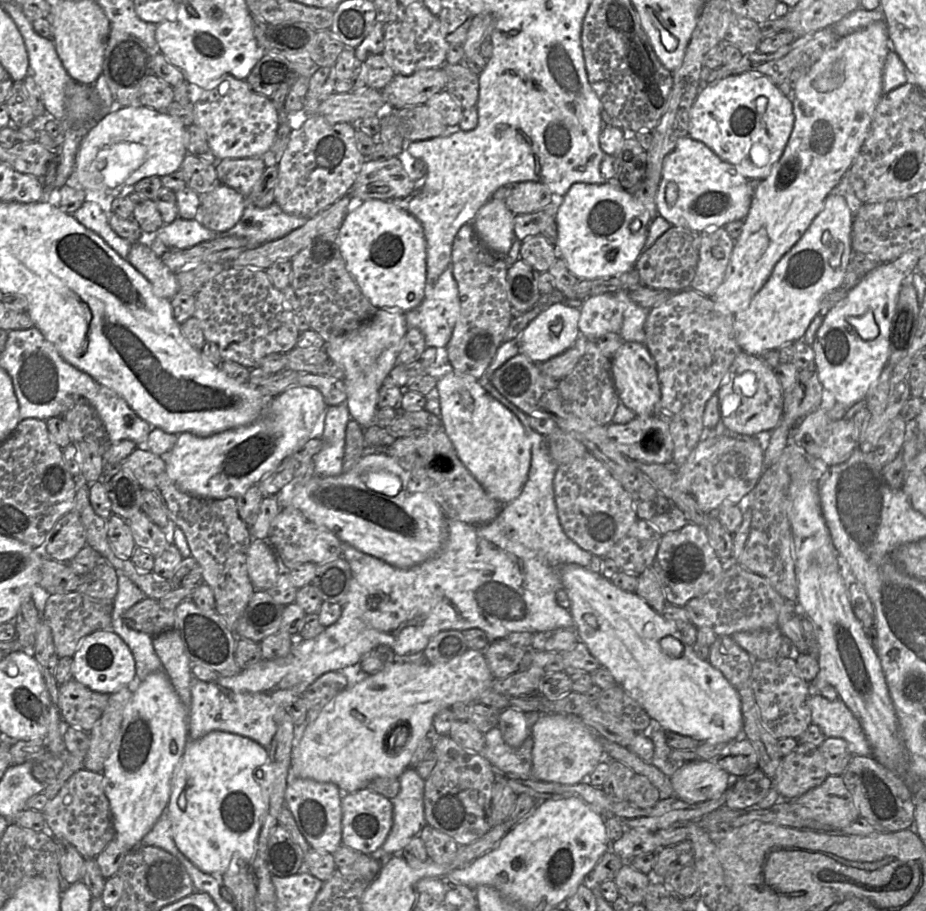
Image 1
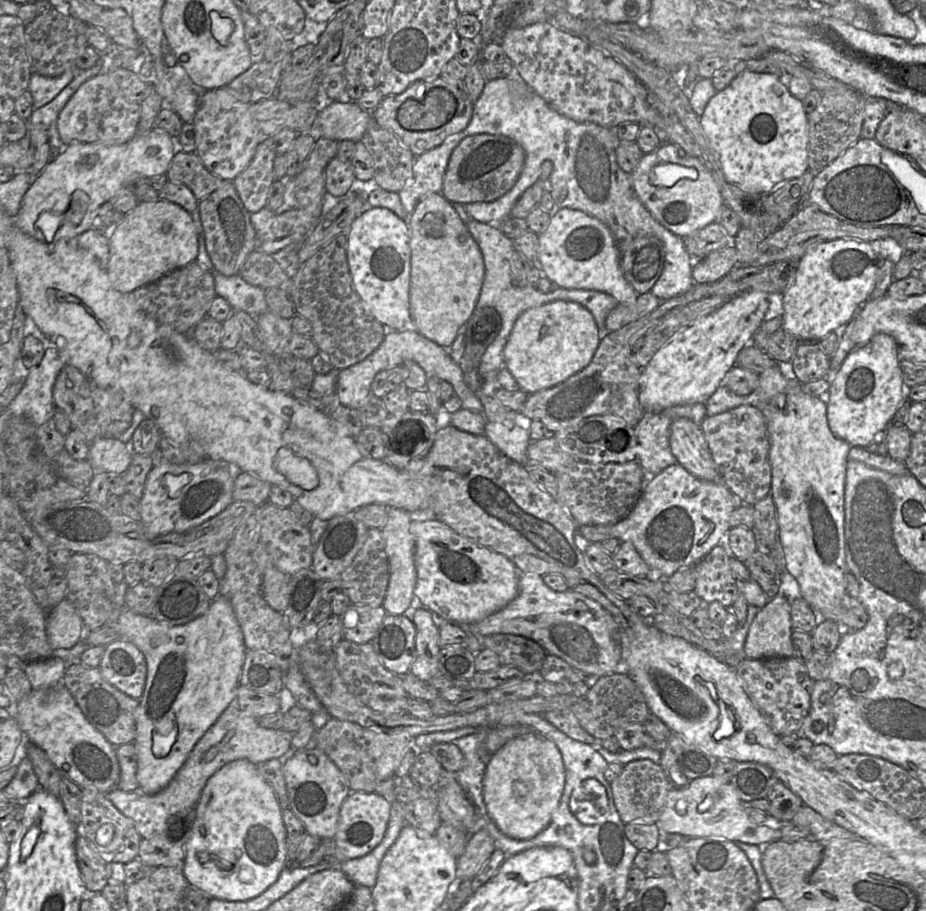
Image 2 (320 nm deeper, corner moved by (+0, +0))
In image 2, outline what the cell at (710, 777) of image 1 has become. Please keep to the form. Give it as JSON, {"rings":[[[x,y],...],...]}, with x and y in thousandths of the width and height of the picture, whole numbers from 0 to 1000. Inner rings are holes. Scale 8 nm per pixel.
{"rings":[[[771,851],[752,854],[740,865],[724,865],[707,905],[714,913],[735,915],[740,919],[782,920],[822,930],[843,921],[843,912],[839,908],[812,901],[789,858]]]}

